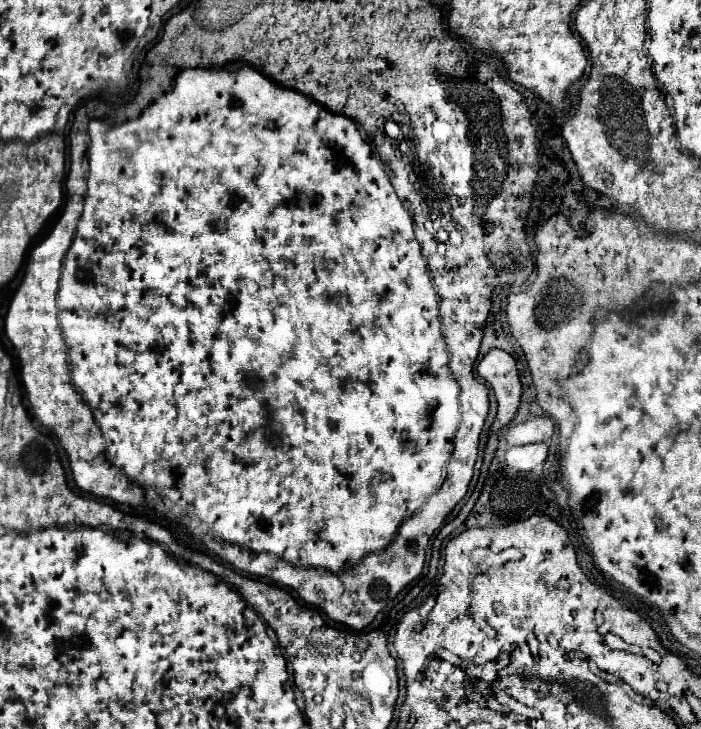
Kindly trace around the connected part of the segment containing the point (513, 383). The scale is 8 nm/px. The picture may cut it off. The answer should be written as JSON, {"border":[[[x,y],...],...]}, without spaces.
{"border":[[[492,349],[480,359],[478,375],[486,383],[490,383],[498,399],[498,417],[492,425],[492,431],[500,431],[504,425],[508,425],[516,417],[520,407],[522,383],[518,377],[516,361],[506,351]]]}

